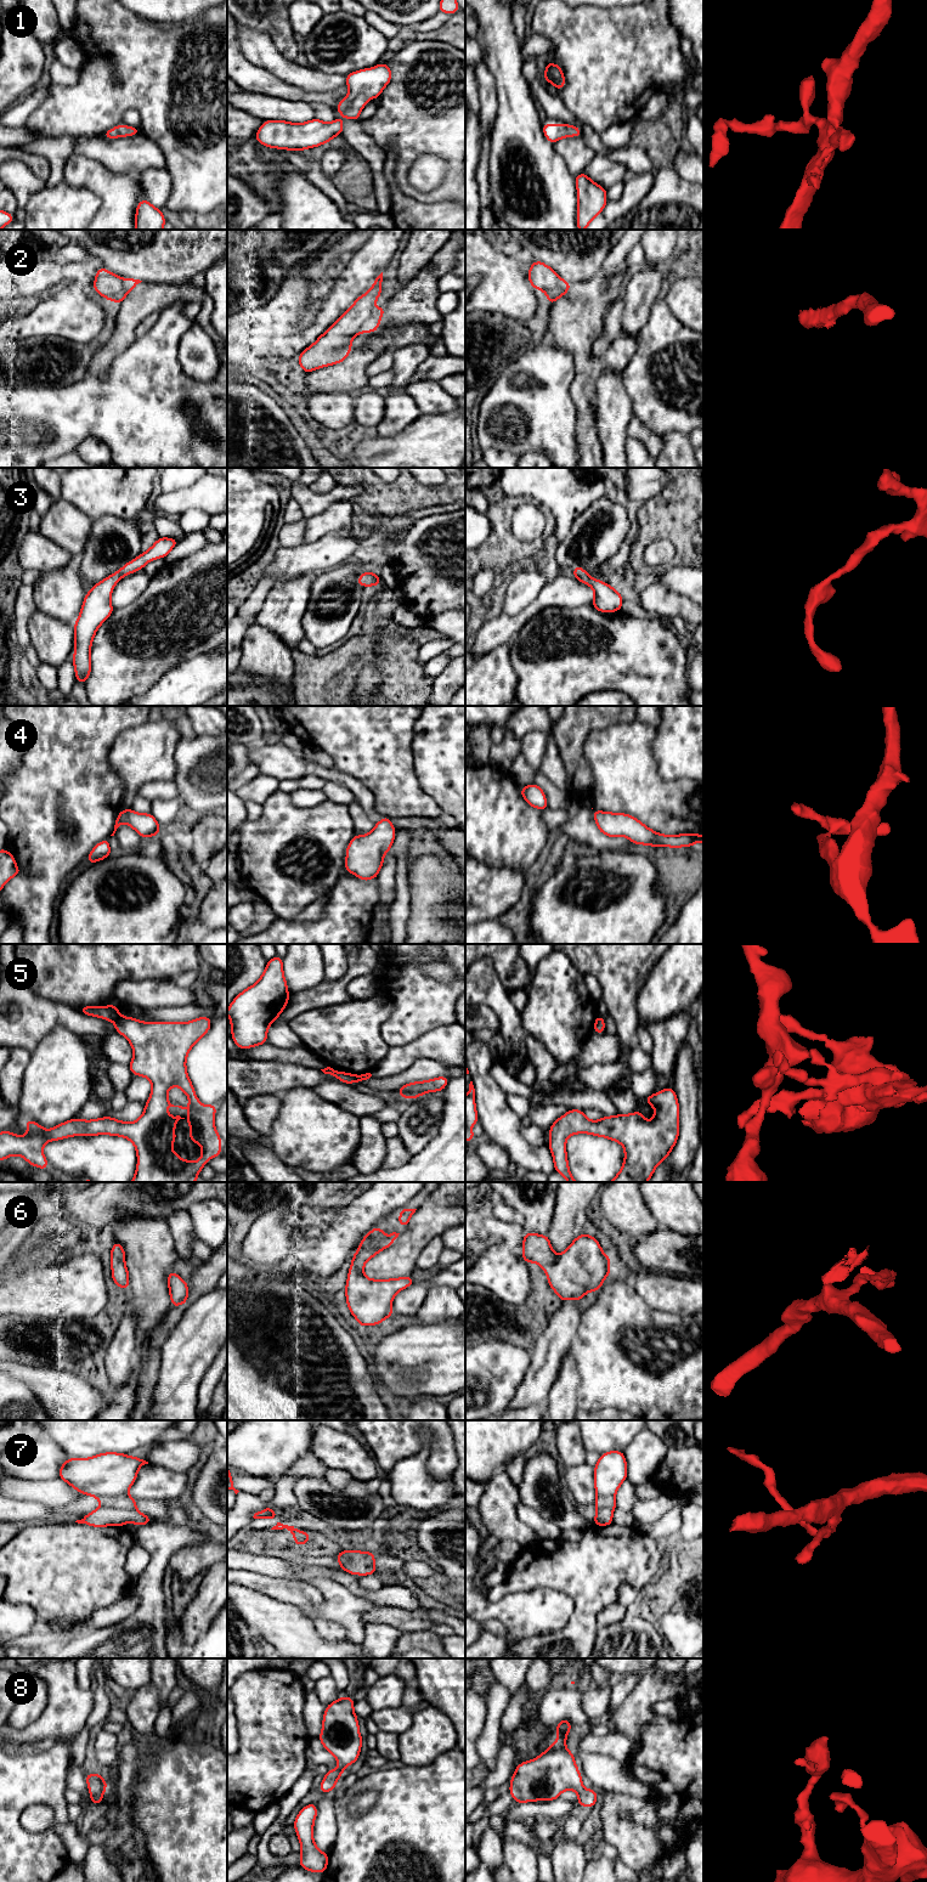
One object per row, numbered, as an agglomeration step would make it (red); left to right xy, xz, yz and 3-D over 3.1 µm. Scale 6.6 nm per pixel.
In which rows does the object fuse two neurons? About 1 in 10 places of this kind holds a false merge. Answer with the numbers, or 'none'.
5, 7

